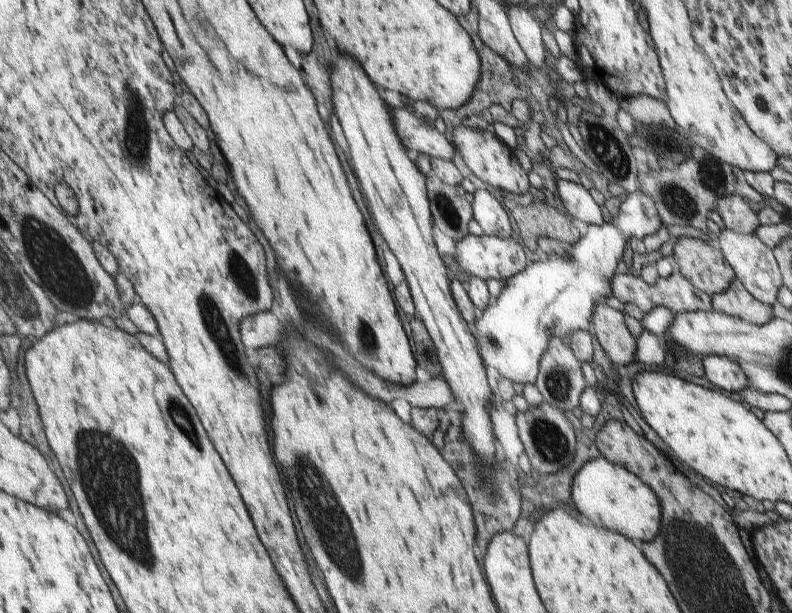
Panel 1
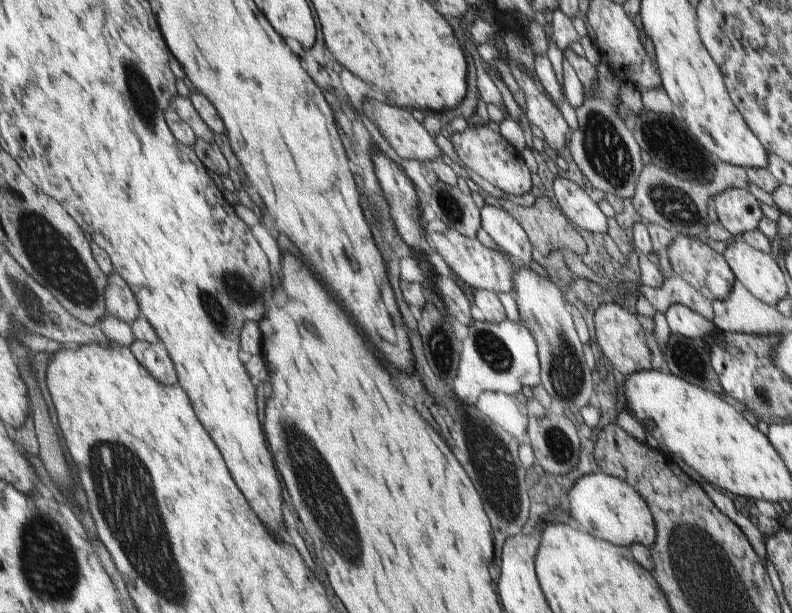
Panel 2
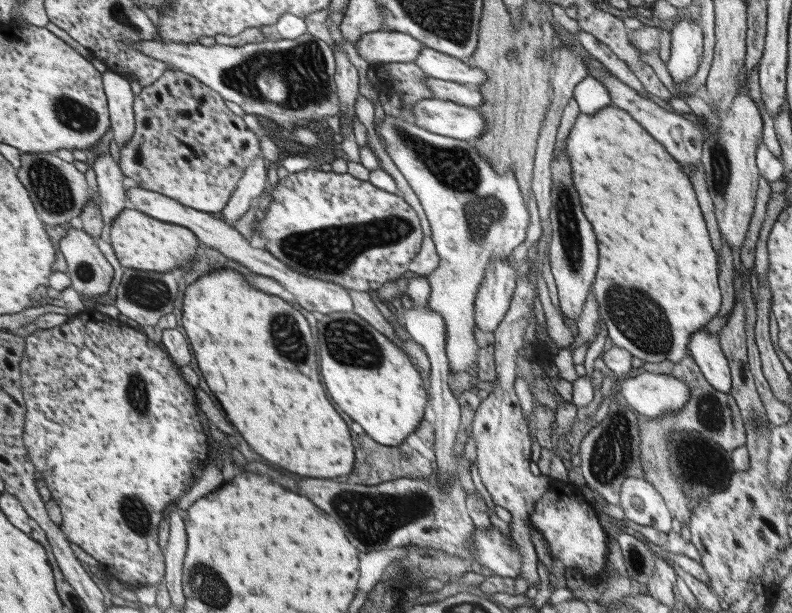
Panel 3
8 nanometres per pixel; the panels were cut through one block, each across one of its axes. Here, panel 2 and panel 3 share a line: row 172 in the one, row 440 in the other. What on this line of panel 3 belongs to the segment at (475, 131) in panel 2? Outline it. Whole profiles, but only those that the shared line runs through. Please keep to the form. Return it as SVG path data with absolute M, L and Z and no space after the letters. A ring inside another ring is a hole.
M531 271L525 275L523 280L516 279L509 308L497 328L492 332L496 379L493 381L493 391L488 393L473 412L474 414L471 415L471 433L468 434L475 439L476 457L473 463L477 466L481 482L490 494L492 502L510 512L509 534L515 541L517 552L521 556L521 565L519 565L521 568L519 568L517 576L521 577L527 586L538 585L536 572L538 559L530 541L530 514L533 512L534 504L550 487L550 482L546 477L534 476L529 471L531 451L527 420L521 412L518 398L514 393L515 360L523 348L523 335L526 326L530 323L530 318L532 318L533 300L537 298L535 280L537 278Z

